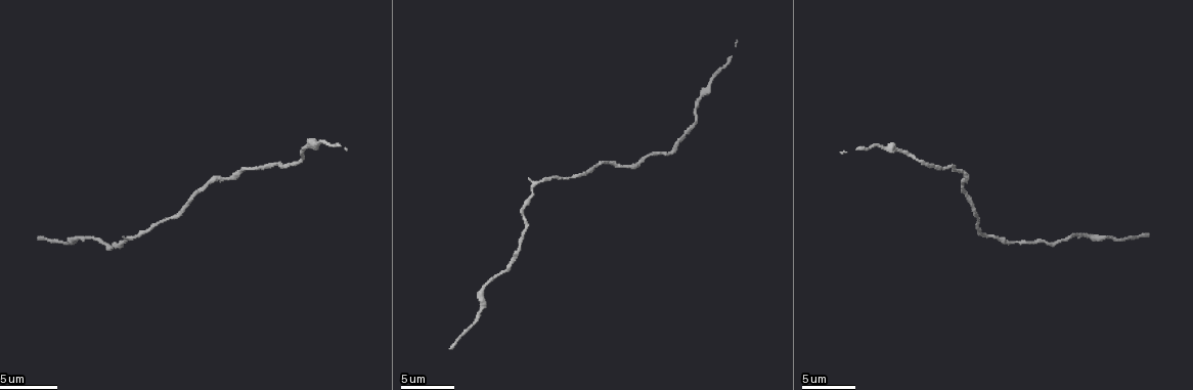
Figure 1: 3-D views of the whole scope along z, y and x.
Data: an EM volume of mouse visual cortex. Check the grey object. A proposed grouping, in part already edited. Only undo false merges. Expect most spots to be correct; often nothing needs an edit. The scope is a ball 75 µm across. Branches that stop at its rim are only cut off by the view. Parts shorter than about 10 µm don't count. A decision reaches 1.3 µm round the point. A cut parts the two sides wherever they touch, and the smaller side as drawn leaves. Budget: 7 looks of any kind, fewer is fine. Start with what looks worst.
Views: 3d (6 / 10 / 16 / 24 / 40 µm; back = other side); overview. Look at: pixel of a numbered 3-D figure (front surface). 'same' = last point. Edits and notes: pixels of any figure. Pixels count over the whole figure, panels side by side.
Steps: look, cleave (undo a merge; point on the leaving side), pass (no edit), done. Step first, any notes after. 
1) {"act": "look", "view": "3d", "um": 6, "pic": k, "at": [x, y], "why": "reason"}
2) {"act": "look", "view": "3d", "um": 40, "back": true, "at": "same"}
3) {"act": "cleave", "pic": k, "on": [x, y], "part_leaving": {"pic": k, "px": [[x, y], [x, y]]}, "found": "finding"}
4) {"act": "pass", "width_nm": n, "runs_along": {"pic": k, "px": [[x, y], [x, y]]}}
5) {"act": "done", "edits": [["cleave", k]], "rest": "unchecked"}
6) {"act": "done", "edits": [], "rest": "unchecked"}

{"act": "look", "view": "3d", "um": 10, "pic": 1, "at": [994, 237]}

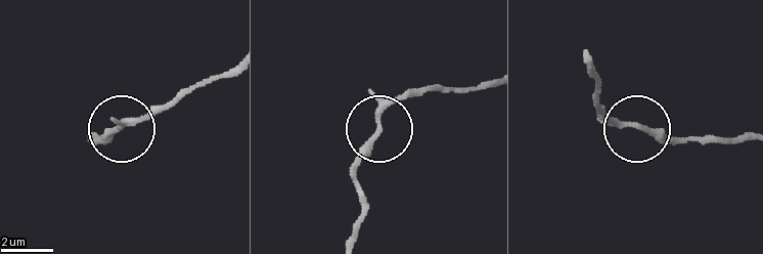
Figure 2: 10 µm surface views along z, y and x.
{"act": "pass", "runs_along": {"pic": 2, "px": [[491, 87], [434, 87], [400, 95], [383, 114], [354, 177]]}, "found": "all the same neuron"}

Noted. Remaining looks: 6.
{"act": "look", "view": "3d", "um": 6, "pic": 1, "at": [625, 168], "why": "narrows sharply"}

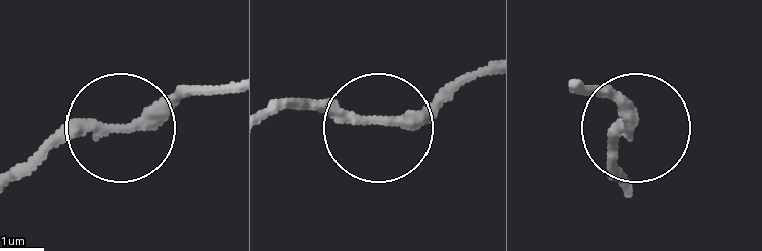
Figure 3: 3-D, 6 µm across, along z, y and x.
{"act": "look", "view": "3d", "um": 6, "back": true, "pic": 3, "at": [116, 128]}

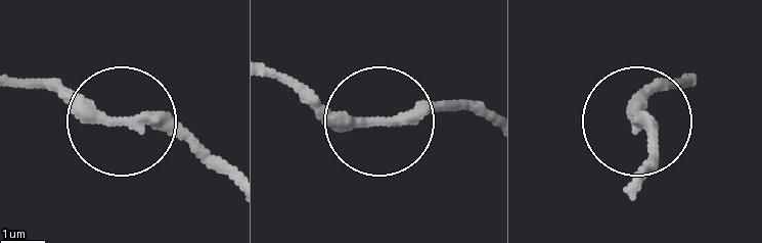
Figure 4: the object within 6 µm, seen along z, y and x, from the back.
{"act": "pass", "width_nm": 250, "runs_along": {"pic": 4, "px": [[490, 122], [468, 110], [348, 122], [270, 77]]}, "found": "one neuron here"}

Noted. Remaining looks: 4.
{"act": "look", "view": "3d", "um": 10, "pic": 1, "at": [79, 237], "why": "calibre changes"}

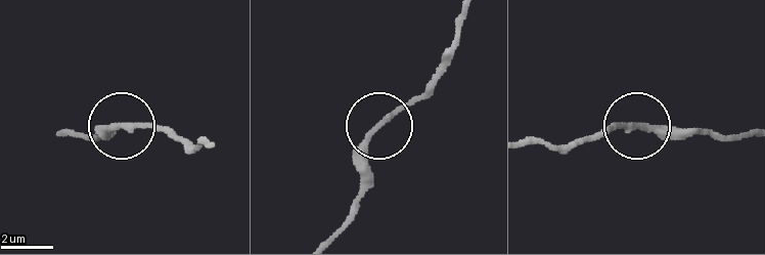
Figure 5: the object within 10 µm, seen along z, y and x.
{"act": "pass", "runs_along": {"pic": 5, "px": [[528, 144], [574, 144], [618, 125], [717, 131]]}, "found": "all the same neuron"}

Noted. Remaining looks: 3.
{"act": "done", "edits": [], "rest": "unchecked"}

